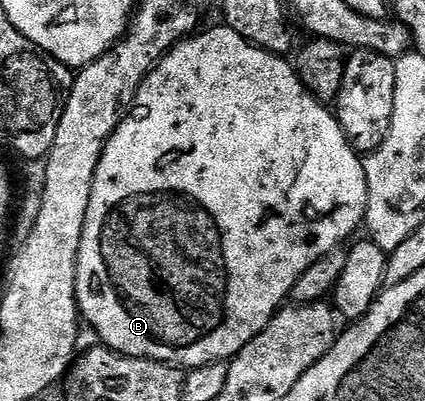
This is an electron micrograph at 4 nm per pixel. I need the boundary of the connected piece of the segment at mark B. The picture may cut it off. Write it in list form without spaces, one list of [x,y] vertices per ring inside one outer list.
[[[224,27],[200,33],[190,35],[180,41],[154,65],[152,71],[145,77],[145,82],[137,88],[137,96],[134,97],[129,112],[118,123],[116,131],[111,134],[109,142],[105,144],[105,149],[99,159],[99,167],[95,171],[95,179],[91,187],[91,203],[87,207],[83,239],[77,256],[77,308],[80,316],[84,320],[86,317],[90,327],[101,336],[98,337],[100,344],[128,357],[147,357],[150,361],[167,361],[170,365],[178,366],[186,371],[198,369],[207,363],[229,361],[236,357],[239,351],[243,351],[243,347],[247,347],[247,343],[251,343],[251,339],[255,339],[255,335],[259,335],[259,331],[263,331],[263,327],[267,327],[267,323],[277,314],[277,310],[286,304],[299,275],[303,275],[303,271],[307,271],[307,267],[311,267],[311,263],[315,263],[315,259],[327,255],[327,251],[344,246],[354,236],[352,233],[357,228],[359,230],[362,228],[367,211],[367,195],[369,194],[362,158],[357,150],[351,148],[349,141],[343,135],[341,124],[337,121],[334,110],[326,107],[307,91],[307,87],[301,82],[301,76],[298,75],[296,68],[290,62],[288,65],[285,62],[288,60],[284,56],[255,47],[247,39],[243,39],[243,35]]]

